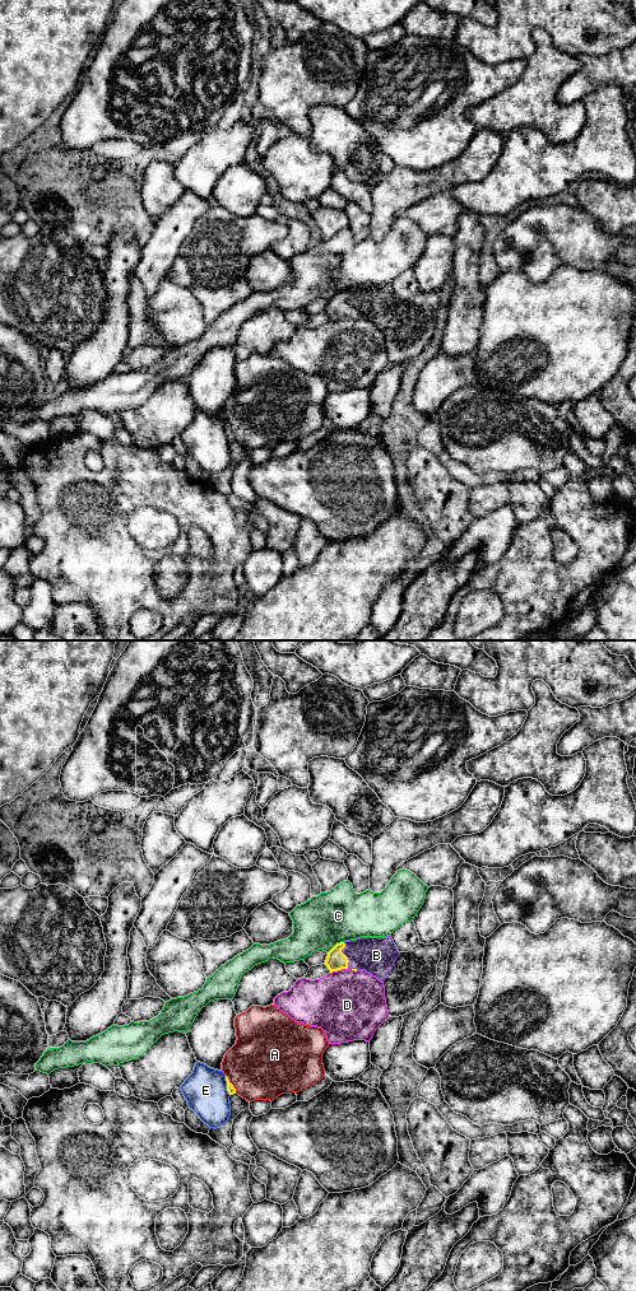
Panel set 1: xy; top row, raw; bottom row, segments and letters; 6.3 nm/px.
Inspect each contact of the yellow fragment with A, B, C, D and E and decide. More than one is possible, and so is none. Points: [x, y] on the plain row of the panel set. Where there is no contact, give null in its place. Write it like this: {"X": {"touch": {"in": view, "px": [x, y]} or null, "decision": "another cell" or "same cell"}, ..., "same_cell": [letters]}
{"A": {"touch": {"in": "xy", "px": [231, 432]}, "decision": "another cell"}, "B": {"touch": {"in": "xy", "px": [344, 303]}, "decision": "same cell"}, "C": {"touch": {"in": "xy", "px": [335, 293]}, "decision": "another cell"}, "D": {"touch": {"in": "xy", "px": [338, 317]}, "decision": "another cell"}, "E": {"touch": {"in": "xy", "px": [227, 434]}, "decision": "another cell"}, "same_cell": ["B"]}

